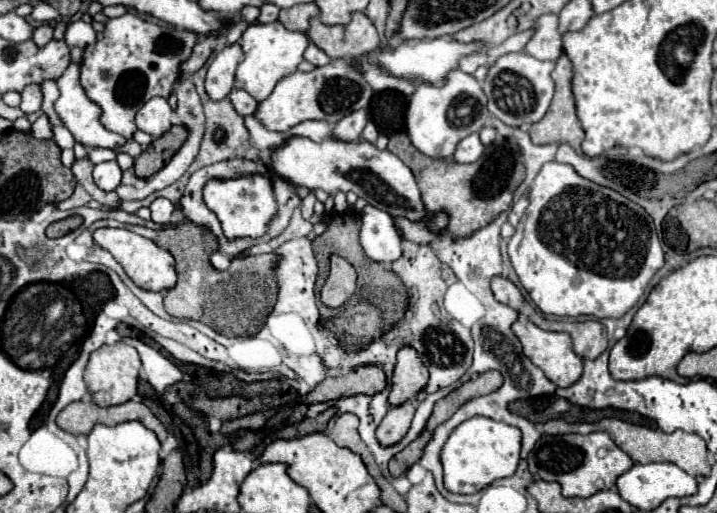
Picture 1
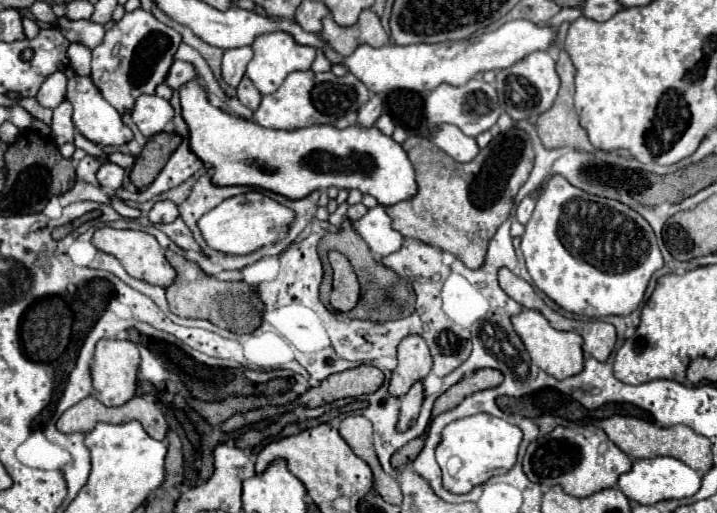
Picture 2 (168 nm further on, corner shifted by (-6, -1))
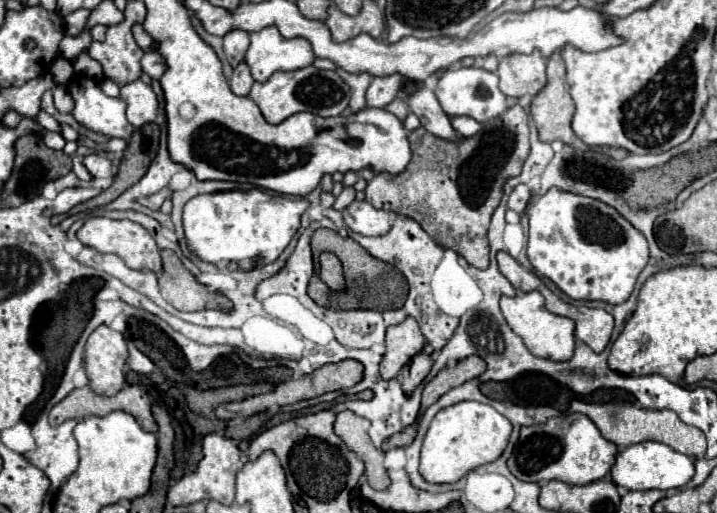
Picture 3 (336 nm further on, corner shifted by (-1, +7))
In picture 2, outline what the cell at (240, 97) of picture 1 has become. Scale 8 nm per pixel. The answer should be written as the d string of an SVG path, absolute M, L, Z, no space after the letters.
M243 76L241 84L237 86L237 98L243 106L247 106L251 110L257 110L259 102L261 102L261 92L255 88L255 84L247 76Z

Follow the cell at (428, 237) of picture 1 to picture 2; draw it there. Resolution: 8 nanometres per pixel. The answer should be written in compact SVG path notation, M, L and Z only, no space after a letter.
M509 128L509 132L495 136L489 146L483 148L471 162L455 162L455 174L453 158L443 154L425 136L415 134L407 138L403 142L403 148L409 158L413 158L417 194L409 200L385 208L393 222L393 228L407 238L415 238L427 242L429 246L455 254L465 266L473 270L483 266L489 240L509 218L513 198L533 168L535 154L529 134L519 128Z

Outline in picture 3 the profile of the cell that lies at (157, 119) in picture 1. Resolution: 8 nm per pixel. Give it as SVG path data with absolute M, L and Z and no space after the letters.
M134 80L120 88L120 96L126 102L126 118L132 126L140 128L156 120L158 98L148 84L144 84L142 80Z

